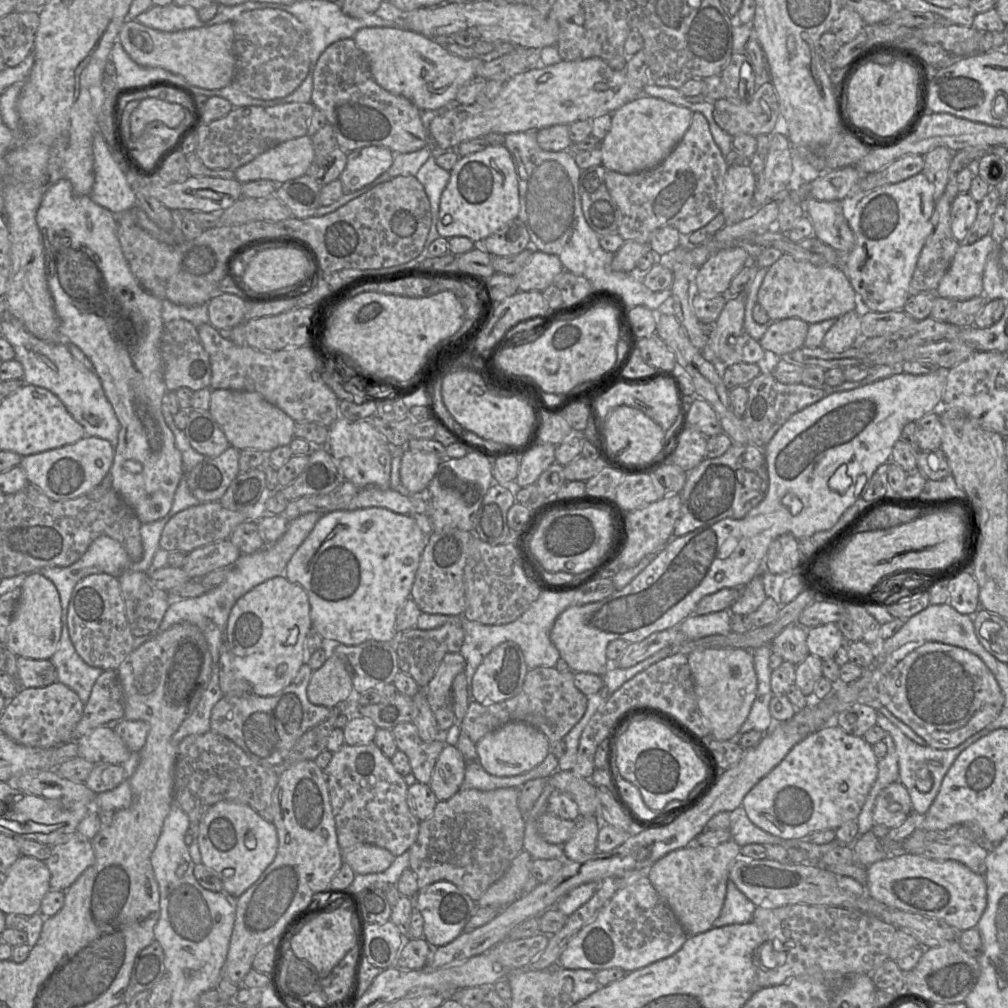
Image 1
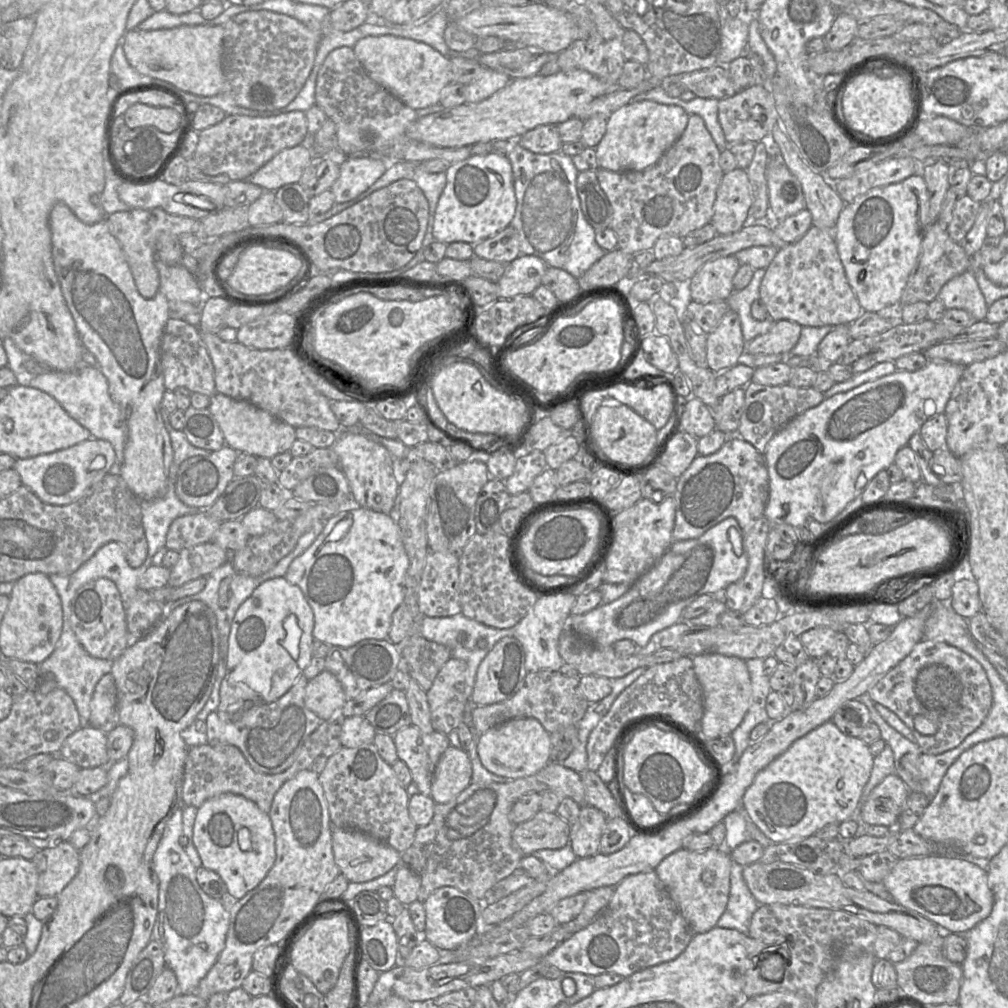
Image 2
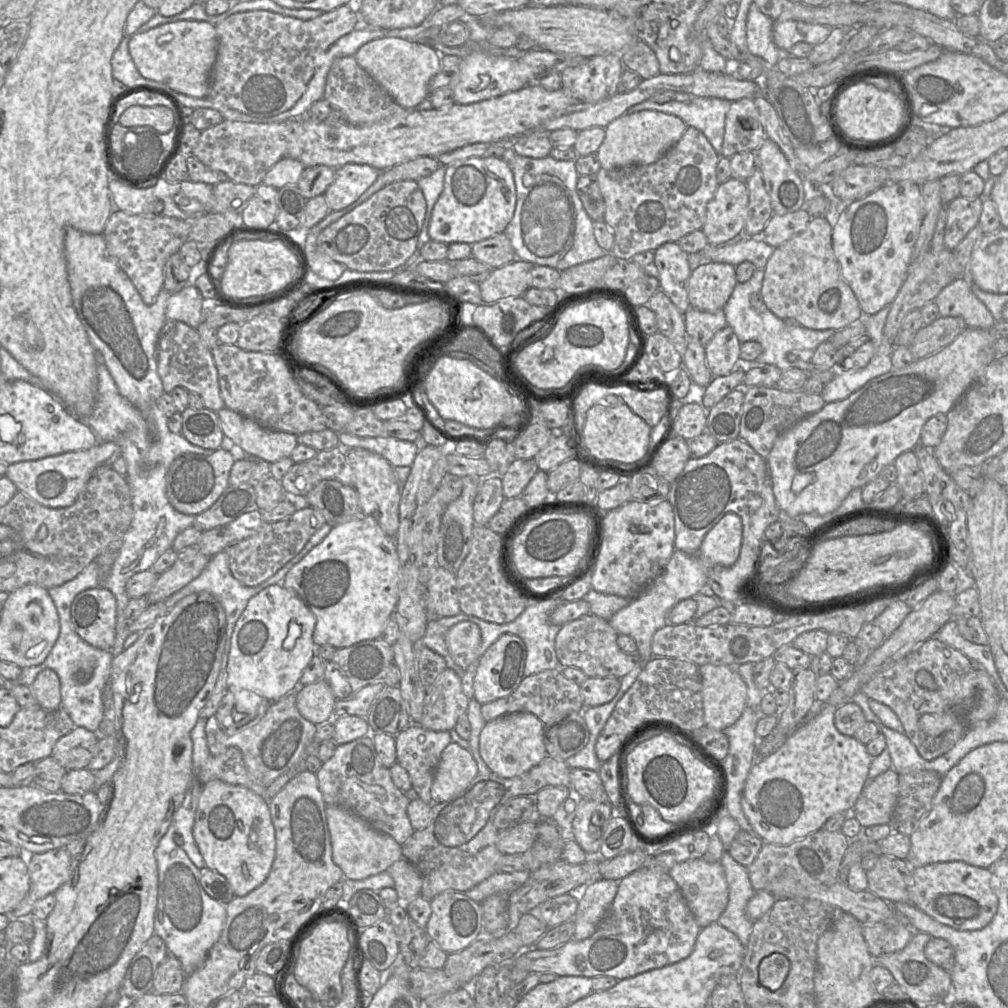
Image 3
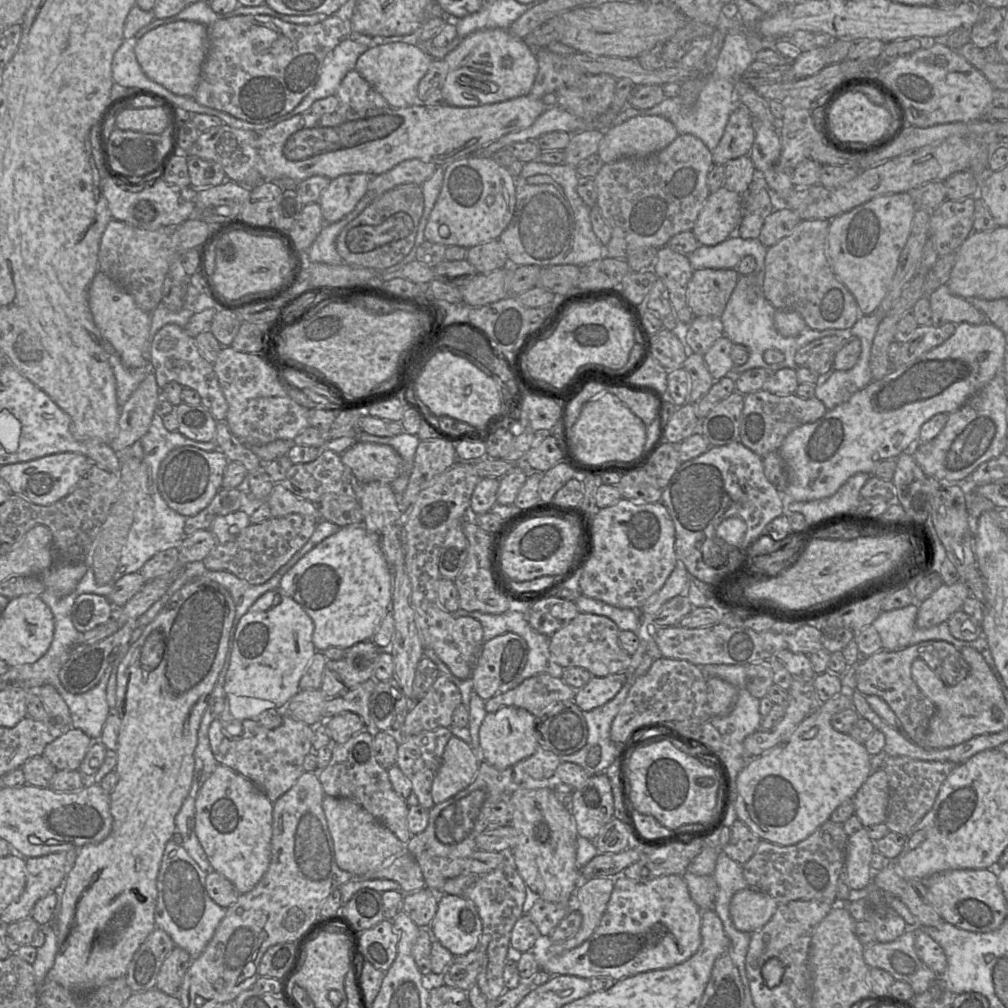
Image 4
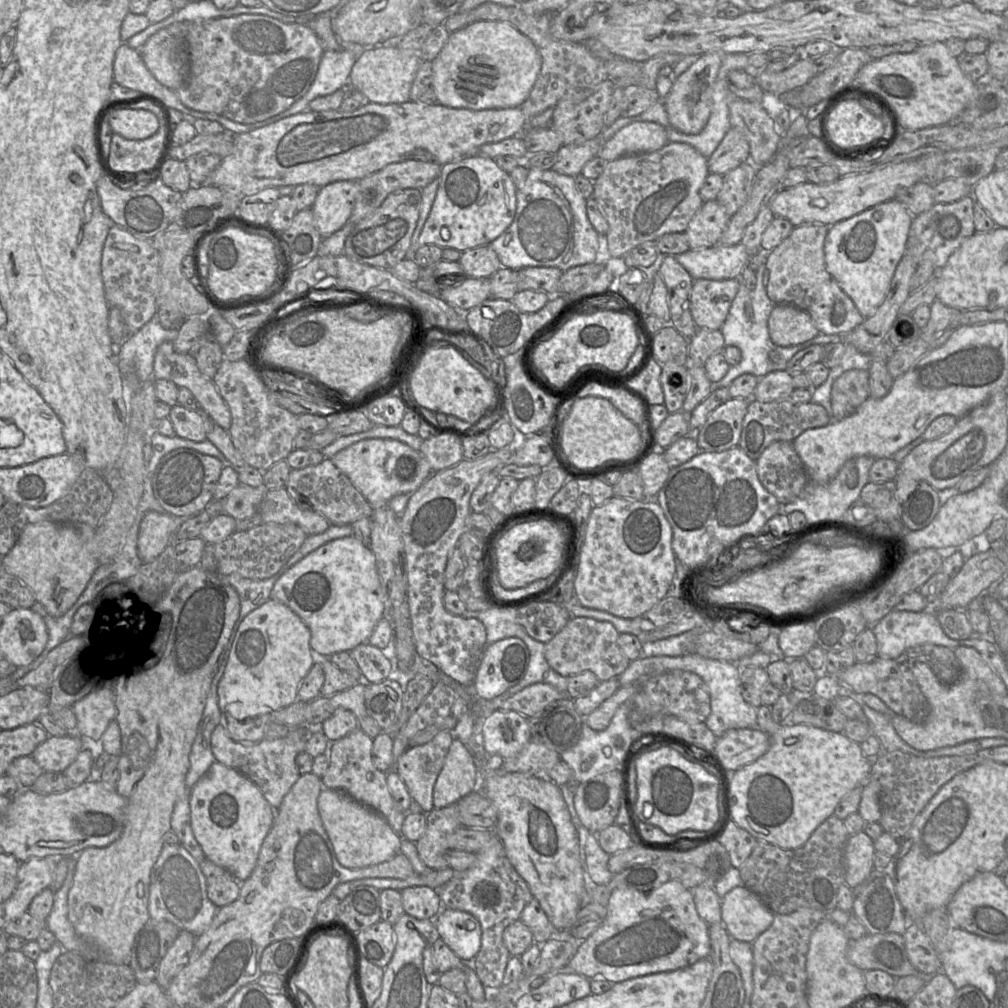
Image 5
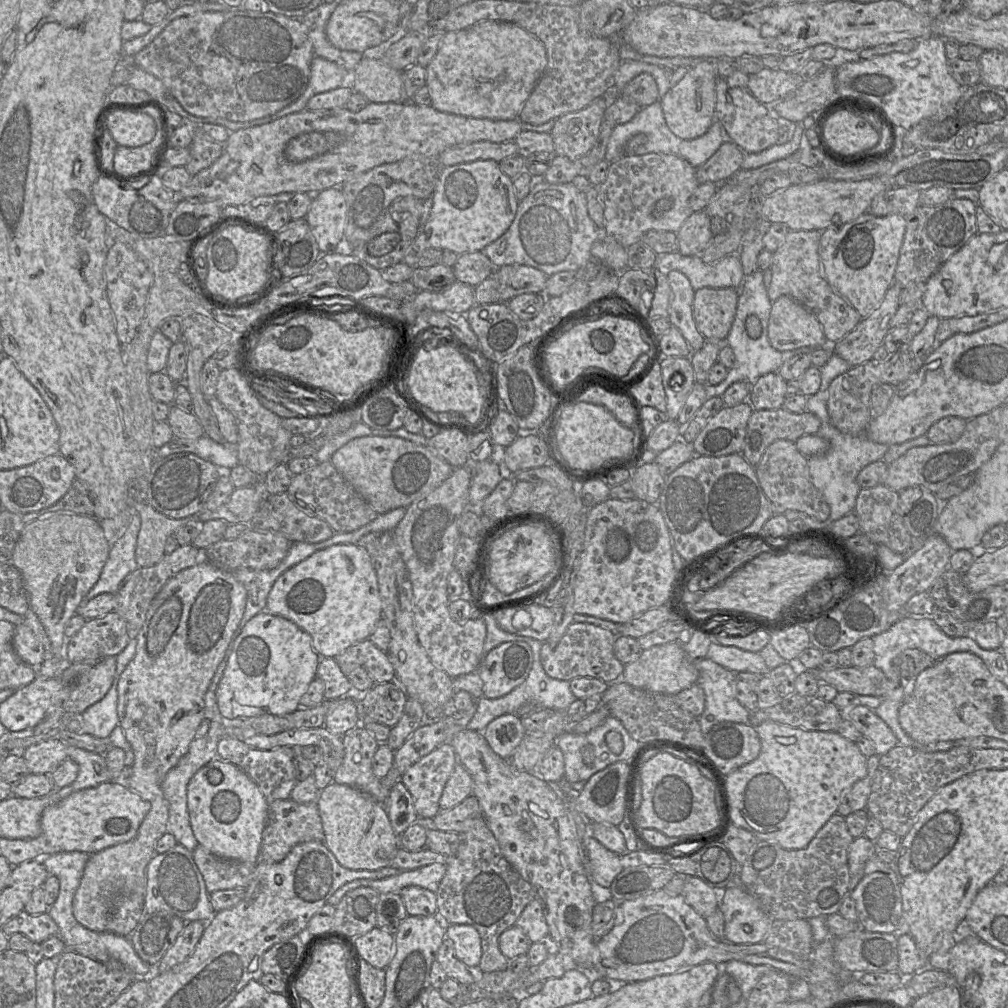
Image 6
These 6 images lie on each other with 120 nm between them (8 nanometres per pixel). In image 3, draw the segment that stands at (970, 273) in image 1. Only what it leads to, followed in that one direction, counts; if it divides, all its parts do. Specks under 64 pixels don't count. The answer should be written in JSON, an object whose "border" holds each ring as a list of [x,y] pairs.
{"border":[[[964,277],[954,279],[949,285],[943,288],[935,298],[935,302],[939,308],[939,315],[941,317],[961,317],[967,327],[990,330],[995,324],[991,312],[971,291],[970,283]]]}

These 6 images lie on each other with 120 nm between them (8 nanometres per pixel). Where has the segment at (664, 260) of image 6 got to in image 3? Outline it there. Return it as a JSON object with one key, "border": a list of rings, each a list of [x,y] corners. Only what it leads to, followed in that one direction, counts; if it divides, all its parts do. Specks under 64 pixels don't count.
{"border":[[[747,237],[733,245],[710,246],[706,248],[706,260],[728,263],[733,266],[749,261],[756,269],[764,269],[774,248],[761,237]]]}

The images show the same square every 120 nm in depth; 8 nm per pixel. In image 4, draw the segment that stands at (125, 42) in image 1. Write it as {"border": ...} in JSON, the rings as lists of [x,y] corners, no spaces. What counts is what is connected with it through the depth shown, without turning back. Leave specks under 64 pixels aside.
{"border":[[[179,20],[158,26],[138,39],[135,55],[148,78],[176,95],[193,98],[207,57],[208,46],[207,26],[194,21]]]}

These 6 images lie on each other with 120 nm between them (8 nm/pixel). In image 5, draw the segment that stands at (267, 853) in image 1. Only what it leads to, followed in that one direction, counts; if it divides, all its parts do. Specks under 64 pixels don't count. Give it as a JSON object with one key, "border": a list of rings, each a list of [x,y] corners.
{"border":[[[214,761],[190,791],[191,828],[205,858],[227,870],[237,881],[245,881],[254,870],[264,839],[275,818],[275,809],[261,790],[245,775]]]}

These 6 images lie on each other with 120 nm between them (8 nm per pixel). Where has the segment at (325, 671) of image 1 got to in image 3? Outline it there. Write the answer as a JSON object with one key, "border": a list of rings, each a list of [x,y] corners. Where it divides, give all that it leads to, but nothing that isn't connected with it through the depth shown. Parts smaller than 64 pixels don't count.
{"border":[[[321,679],[296,689],[296,706],[299,713],[315,725],[322,725],[334,718],[337,698],[326,680]]]}

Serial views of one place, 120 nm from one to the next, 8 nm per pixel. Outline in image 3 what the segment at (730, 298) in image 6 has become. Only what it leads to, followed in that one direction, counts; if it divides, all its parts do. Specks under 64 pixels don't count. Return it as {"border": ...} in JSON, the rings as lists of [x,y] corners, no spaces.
{"border":[[[728,263],[694,264],[688,280],[690,306],[706,312],[723,309],[738,283],[735,270],[735,266]]]}

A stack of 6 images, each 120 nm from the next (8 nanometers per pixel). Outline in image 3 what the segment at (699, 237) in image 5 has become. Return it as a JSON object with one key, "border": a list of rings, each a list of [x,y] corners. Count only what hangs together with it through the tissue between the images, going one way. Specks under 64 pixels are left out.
{"border":[[[729,178],[718,185],[714,197],[707,204],[703,227],[709,246],[722,246],[744,231],[748,214],[748,189],[746,181]]]}

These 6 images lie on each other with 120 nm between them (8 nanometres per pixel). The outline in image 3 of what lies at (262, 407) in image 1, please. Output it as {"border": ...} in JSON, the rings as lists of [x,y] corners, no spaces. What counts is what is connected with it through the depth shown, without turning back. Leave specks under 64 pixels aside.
{"border":[[[227,407],[220,409],[217,415],[225,437],[247,454],[260,457],[270,464],[290,457],[298,445],[296,435],[264,428]]]}

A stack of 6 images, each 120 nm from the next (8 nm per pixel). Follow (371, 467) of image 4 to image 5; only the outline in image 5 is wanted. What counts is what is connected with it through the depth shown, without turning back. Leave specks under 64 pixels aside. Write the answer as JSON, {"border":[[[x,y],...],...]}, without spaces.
{"border":[[[391,438],[360,440],[340,450],[330,459],[374,510],[388,506],[388,502],[396,495],[412,494],[431,475],[431,466],[419,450]]]}

